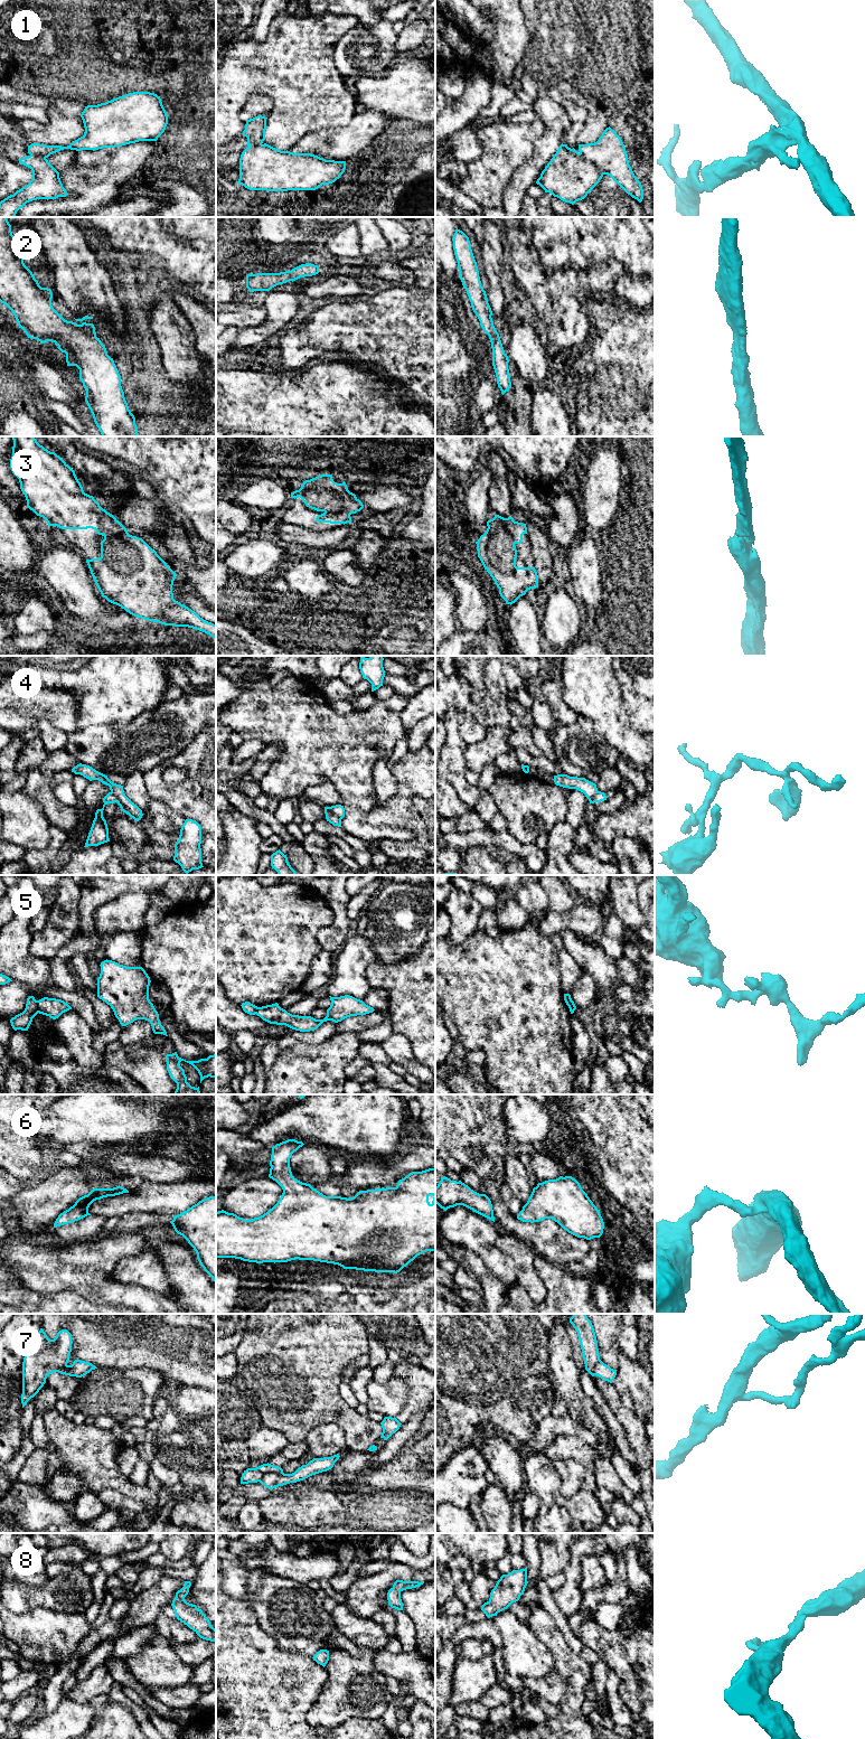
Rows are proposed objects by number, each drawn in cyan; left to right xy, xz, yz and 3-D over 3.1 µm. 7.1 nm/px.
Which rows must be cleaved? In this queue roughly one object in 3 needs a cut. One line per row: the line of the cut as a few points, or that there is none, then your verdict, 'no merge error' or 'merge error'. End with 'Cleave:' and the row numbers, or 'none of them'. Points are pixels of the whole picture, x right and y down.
1: yz (580, 152), (604, 174) | merge error
2: no cut | no merge error
3: no cut | no merge error
4: xz (328, 807), (340, 819) | merge error
5: xy (36, 1000), (38, 1012) | merge error
6: no cut | no merge error
7: xy (66, 1363), (63, 1365), (48, 1365), (45, 1373) | merge error
8: no cut | no merge error
Cleave: 1, 4, 5, 7

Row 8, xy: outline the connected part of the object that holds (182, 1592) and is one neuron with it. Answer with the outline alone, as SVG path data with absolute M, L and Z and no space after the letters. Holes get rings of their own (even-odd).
M185 1581L184 1587L176 1592L176 1597L171 1604L176 1617L192 1629L200 1638L216 1642L216 1629L210 1625L209 1619L203 1610L185 1600L190 1586L190 1581Z

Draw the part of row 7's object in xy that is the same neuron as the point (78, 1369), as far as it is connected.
M75 1360L72 1365L67 1364L64 1366L48 1365L46 1369L46 1374L49 1375L51 1373L58 1372L60 1374L69 1376L82 1378L95 1369L97 1367L92 1363L87 1363L81 1360Z

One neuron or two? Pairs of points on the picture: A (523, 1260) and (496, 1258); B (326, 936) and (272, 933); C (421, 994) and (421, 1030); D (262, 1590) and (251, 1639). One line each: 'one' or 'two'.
A: two
B: two
C: one
D: two

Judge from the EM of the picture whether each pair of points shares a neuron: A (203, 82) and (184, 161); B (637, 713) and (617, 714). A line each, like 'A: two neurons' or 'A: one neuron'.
A: one neuron
B: two neurons

